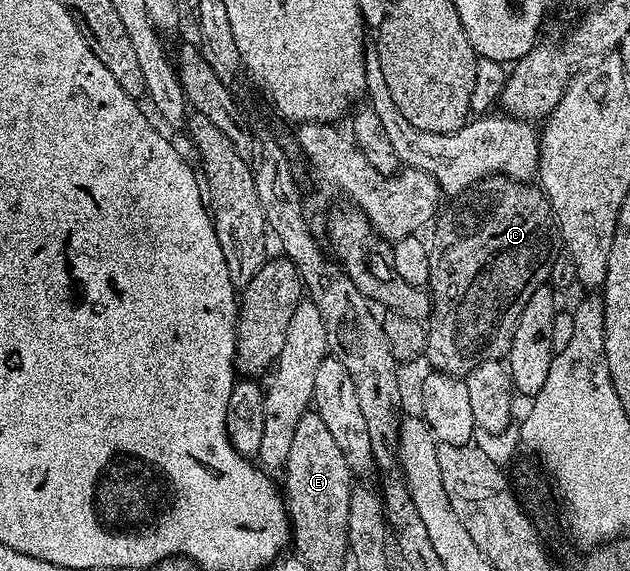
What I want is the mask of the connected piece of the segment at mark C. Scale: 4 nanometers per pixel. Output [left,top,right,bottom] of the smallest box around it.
[425,176,560,377]

